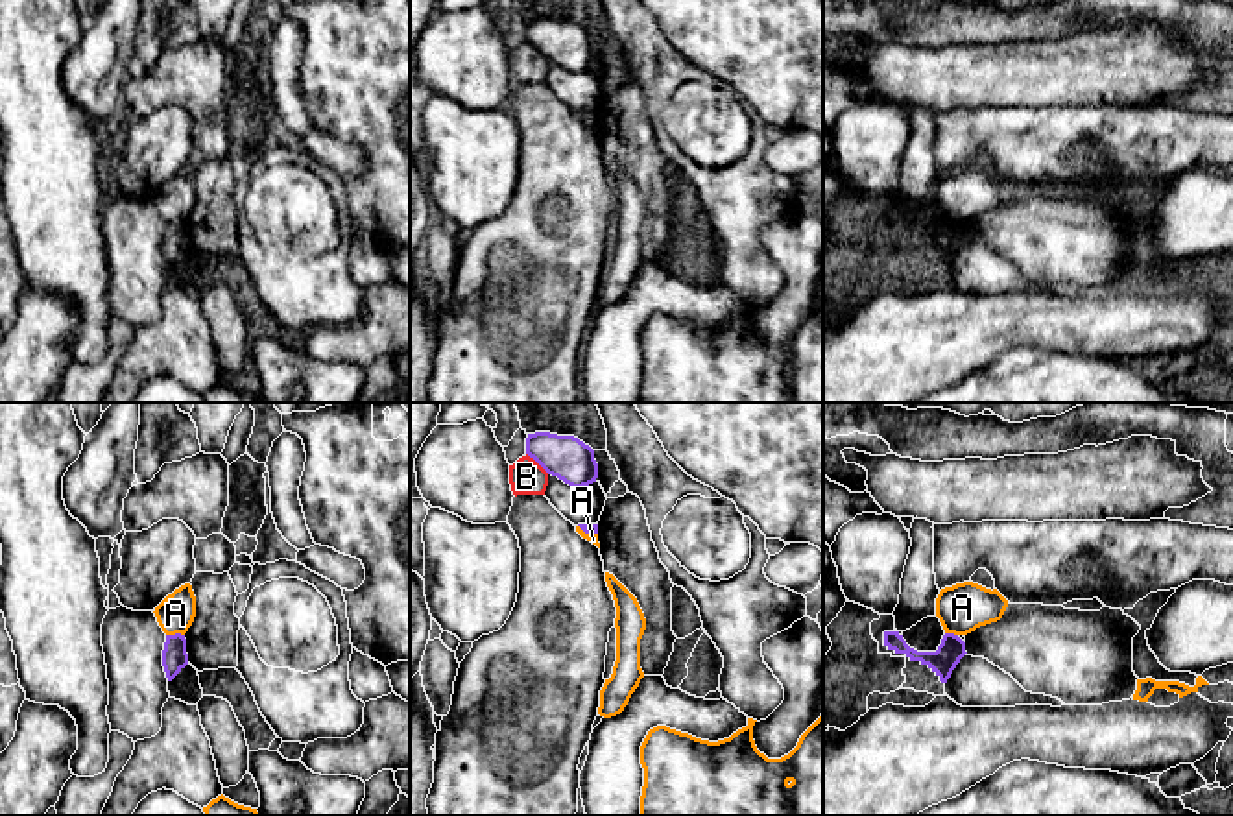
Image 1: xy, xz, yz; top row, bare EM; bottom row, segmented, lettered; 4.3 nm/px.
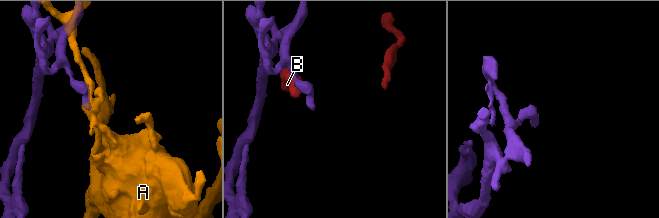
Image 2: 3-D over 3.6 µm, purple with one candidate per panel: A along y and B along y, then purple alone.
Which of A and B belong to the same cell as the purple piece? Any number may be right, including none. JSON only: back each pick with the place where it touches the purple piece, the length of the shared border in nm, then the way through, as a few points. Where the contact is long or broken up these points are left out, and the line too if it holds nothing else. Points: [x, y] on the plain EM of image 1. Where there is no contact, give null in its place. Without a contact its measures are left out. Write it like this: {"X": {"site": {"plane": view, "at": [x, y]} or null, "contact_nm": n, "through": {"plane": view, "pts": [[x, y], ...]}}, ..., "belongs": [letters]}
{"belongs": []}

